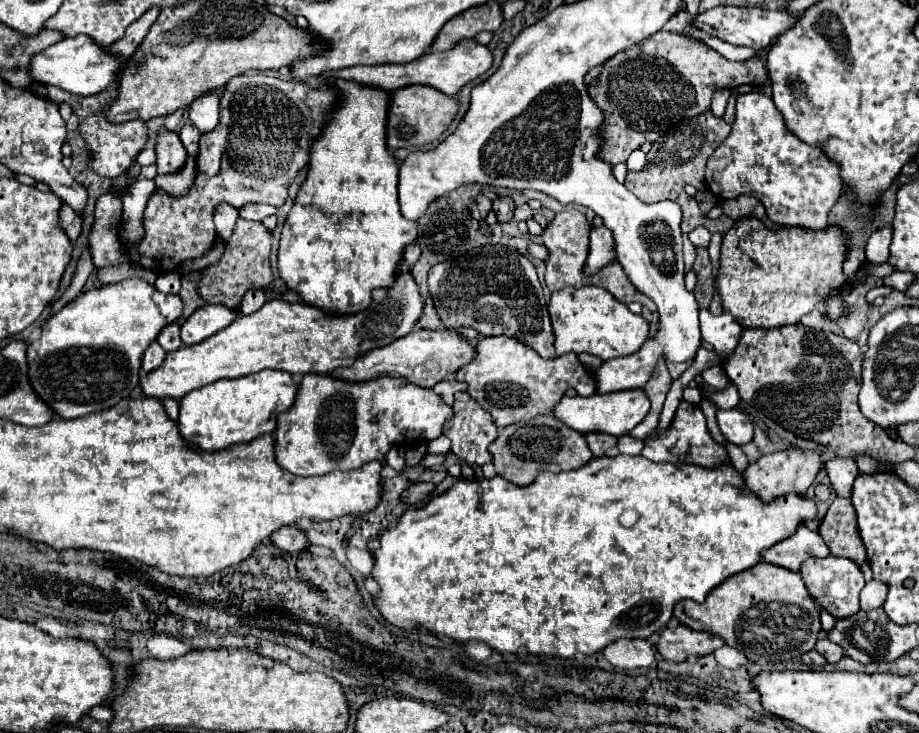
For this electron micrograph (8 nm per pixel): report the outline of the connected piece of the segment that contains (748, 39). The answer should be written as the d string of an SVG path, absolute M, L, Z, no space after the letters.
M717 6L711 8L703 14L699 14L691 24L711 36L717 36L729 44L735 46L749 46L753 50L761 50L769 44L775 42L775 38L785 32L787 28L791 28L797 22L795 16L787 14L787 12L771 12L771 10L763 10L759 6Z

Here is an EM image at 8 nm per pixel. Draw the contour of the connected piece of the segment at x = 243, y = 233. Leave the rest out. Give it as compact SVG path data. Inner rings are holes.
M239 218L231 238L225 244L221 260L201 270L201 280L197 282L197 294L207 304L223 304L231 310L239 310L241 300L249 290L265 290L273 282L269 252L271 252L271 232L261 222L249 222Z

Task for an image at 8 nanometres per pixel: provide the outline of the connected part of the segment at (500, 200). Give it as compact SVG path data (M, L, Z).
M499 194L499 196L493 200L493 210L495 210L499 222L507 222L507 220L511 220L511 216L513 216L515 202L513 202L511 196L503 196L503 194Z

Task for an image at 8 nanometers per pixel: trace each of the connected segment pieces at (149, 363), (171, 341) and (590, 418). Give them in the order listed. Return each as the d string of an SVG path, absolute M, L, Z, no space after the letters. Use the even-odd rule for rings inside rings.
M153 342L147 350L145 350L145 356L143 356L143 372L151 372L151 370L155 370L155 368L159 368L161 364L163 364L163 360L165 360L165 350L157 344L157 342Z
M175 322L175 324L169 324L169 328L161 330L161 336L157 338L157 342L159 342L167 352L173 352L173 350L181 348L183 342L181 342L181 338L179 338L179 324Z
M635 388L635 390L613 392L613 394L593 394L589 398L563 396L561 402L557 404L553 416L561 418L565 424L569 424L569 428L575 428L581 434L605 432L611 436L623 436L623 434L629 434L639 422L643 422L643 418L649 414L649 410L651 410L651 402L649 402L645 390Z

